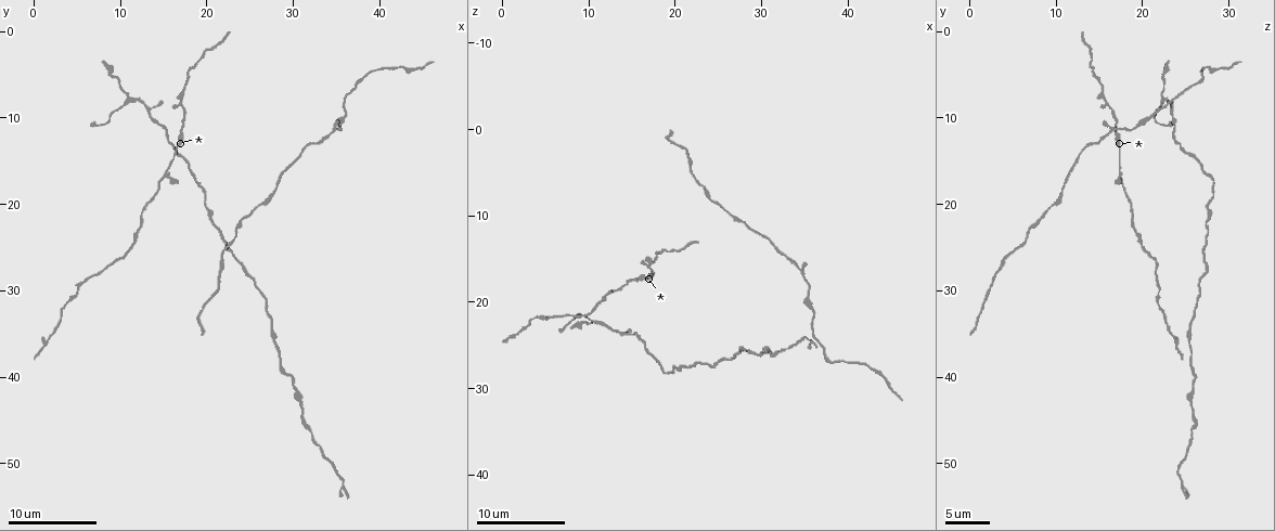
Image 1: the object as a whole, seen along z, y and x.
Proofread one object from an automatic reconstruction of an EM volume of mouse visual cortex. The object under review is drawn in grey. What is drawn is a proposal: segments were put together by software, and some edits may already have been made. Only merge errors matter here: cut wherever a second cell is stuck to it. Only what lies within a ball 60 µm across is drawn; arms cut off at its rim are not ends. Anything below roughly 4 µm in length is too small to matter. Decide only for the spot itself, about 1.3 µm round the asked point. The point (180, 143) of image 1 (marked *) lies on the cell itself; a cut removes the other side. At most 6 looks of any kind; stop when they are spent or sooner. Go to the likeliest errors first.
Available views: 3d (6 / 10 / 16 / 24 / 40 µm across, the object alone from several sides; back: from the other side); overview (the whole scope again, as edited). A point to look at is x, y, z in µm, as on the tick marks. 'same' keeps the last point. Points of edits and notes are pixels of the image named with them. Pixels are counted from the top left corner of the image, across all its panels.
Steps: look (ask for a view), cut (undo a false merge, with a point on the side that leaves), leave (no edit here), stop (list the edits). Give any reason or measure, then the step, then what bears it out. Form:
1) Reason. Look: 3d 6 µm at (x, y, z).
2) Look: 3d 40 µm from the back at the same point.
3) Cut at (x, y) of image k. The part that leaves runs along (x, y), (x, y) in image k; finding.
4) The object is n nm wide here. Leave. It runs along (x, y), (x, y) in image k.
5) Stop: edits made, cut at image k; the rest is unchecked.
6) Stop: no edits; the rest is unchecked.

Three-way junction. Look: 3d 16 µm at (15.2, 16.8, 17.6).

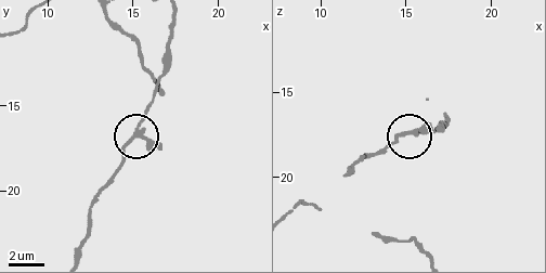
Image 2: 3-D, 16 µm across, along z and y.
Leave. It runs along (165, 72), (125, 161), (109, 178) in image 2; all the same cell.

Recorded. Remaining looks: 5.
A fork. Look: 3d 10 µm at (10.8, 8.0, 22.6).

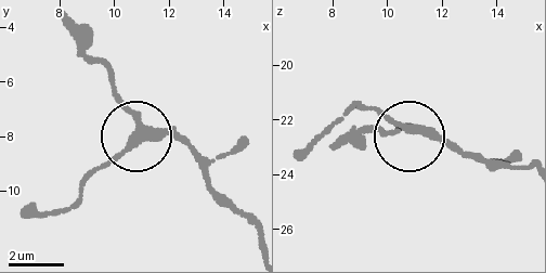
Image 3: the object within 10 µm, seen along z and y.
Leave. Continuous, no second cell.

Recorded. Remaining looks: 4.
Look: 3d 6 µm at (34.0, 12.0, 15.8).

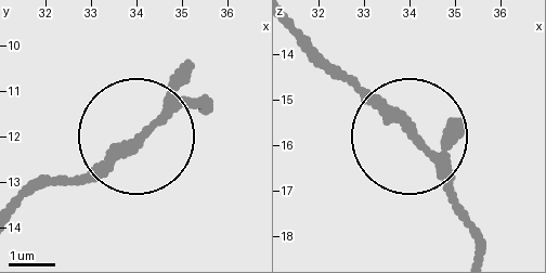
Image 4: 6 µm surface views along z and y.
Look: 3d 6 µm from the back at (34.20, 12.00, 15.85).

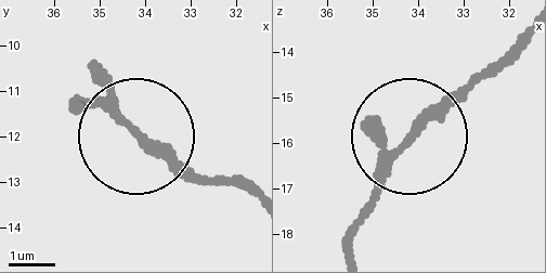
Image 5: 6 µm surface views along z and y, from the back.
3 arms meet here. Leave. One cell here.

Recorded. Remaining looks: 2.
Stop: no edits; the rest is unchecked.

